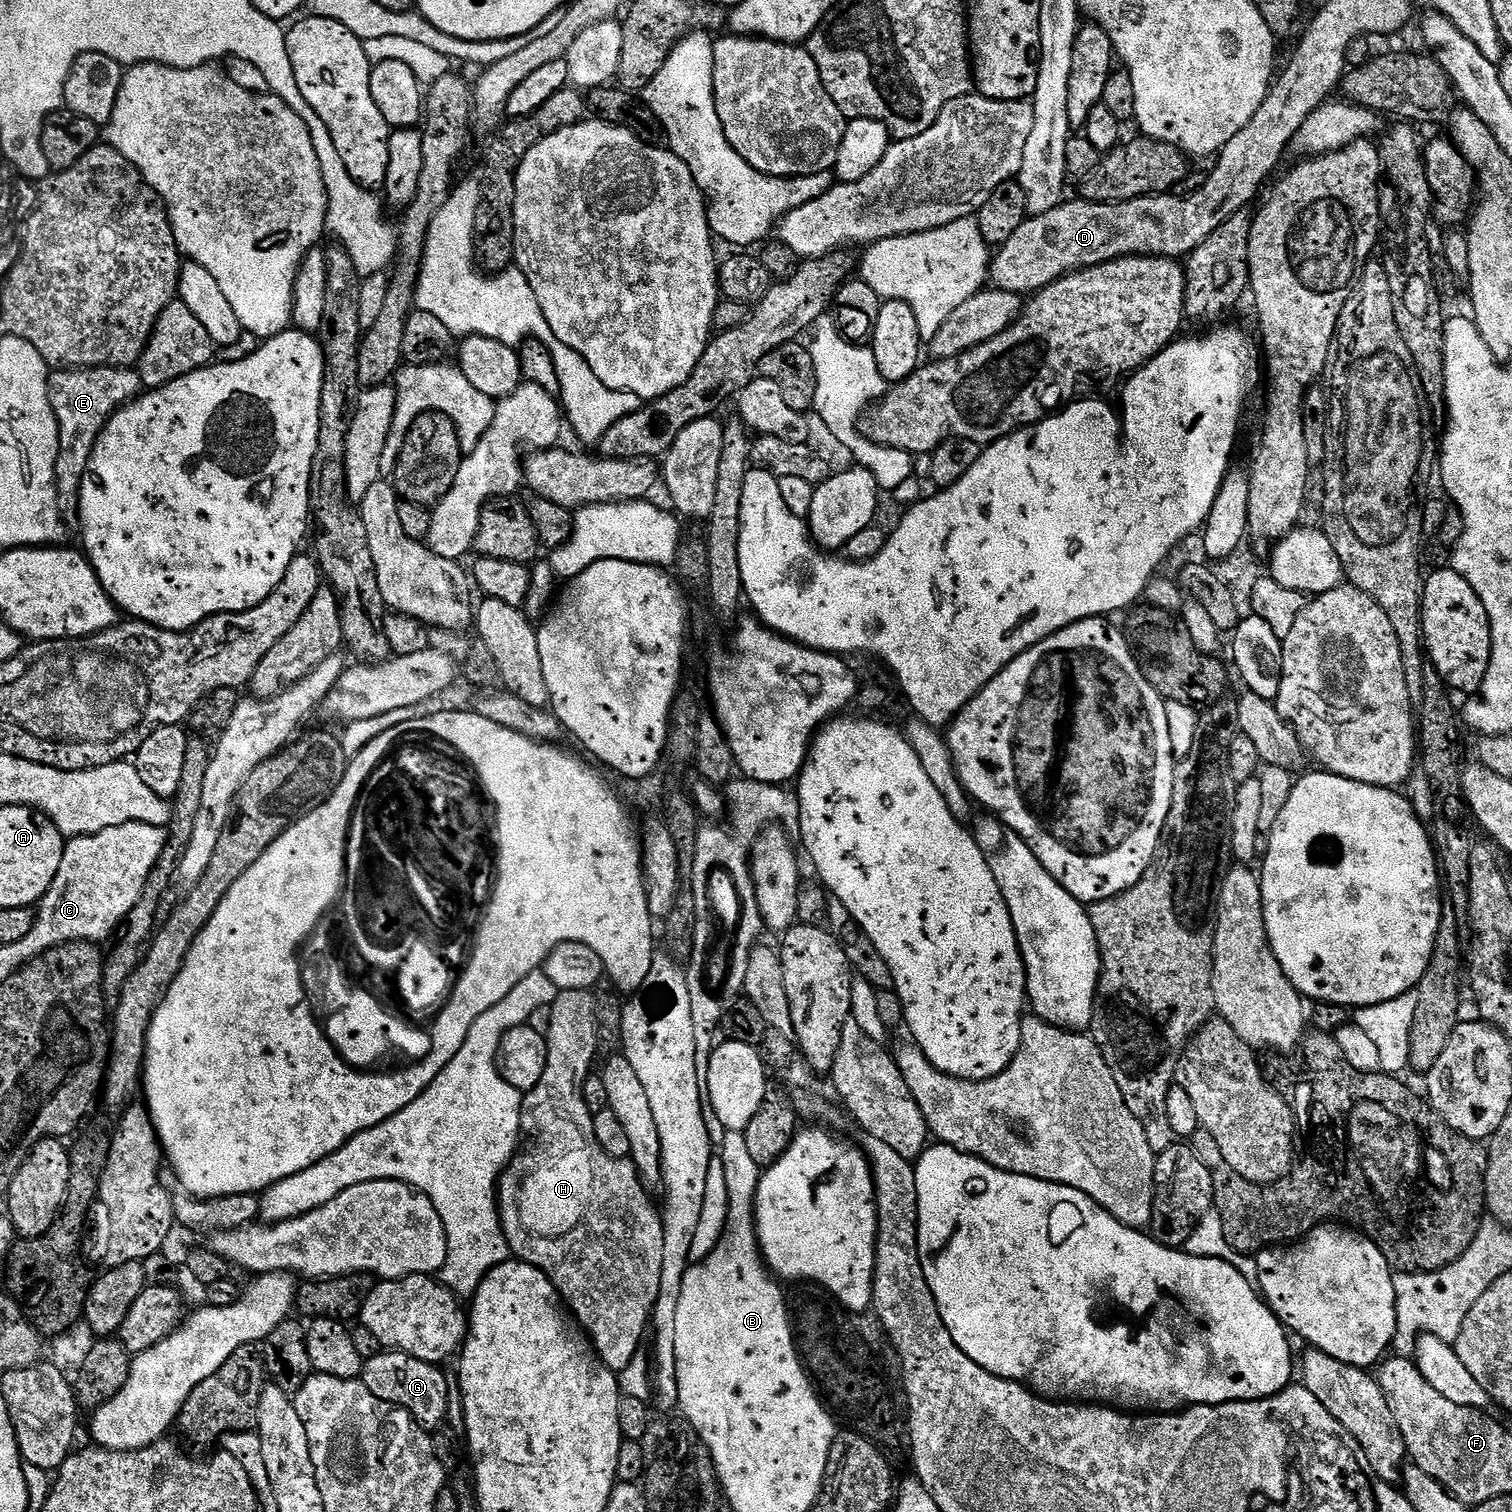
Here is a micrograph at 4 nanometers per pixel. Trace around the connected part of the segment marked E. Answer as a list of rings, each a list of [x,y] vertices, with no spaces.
[[[58,368],[49,371],[48,393],[58,422],[56,492],[65,509],[77,507],[90,454],[111,416],[145,391],[139,371],[131,368]]]

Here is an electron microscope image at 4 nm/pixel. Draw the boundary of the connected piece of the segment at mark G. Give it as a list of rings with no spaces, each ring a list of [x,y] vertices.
[[[383,1350],[376,1357],[365,1360],[362,1382],[374,1398],[390,1402],[395,1408],[406,1410],[425,1430],[435,1430],[448,1419],[448,1390],[450,1381],[444,1377],[443,1367],[422,1362],[405,1352]]]

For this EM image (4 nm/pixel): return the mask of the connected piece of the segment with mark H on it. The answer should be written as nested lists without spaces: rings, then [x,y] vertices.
[[[566,990],[557,991],[556,1000],[550,1010],[550,1030],[548,1031],[548,1053],[546,1054],[546,1070],[542,1070],[542,1078],[538,1086],[523,1093],[520,1102],[520,1130],[526,1139],[519,1145],[507,1168],[500,1176],[498,1185],[498,1203],[500,1205],[500,1225],[508,1243],[508,1251],[515,1259],[525,1260],[530,1266],[542,1270],[546,1278],[556,1287],[559,1299],[566,1305],[577,1324],[584,1329],[592,1346],[600,1355],[600,1360],[614,1373],[622,1373],[637,1359],[636,1351],[644,1340],[652,1318],[652,1307],[656,1304],[658,1290],[662,1286],[662,1242],[664,1241],[664,1217],[661,1209],[652,1200],[648,1200],[649,1189],[640,1180],[640,1172],[633,1166],[631,1159],[619,1160],[610,1158],[602,1146],[598,1146],[598,1138],[594,1138],[593,1113],[586,1106],[586,1098],[582,1094],[584,1077],[593,1071],[592,1063],[598,1053],[596,1038],[596,1000],[591,991]]]

